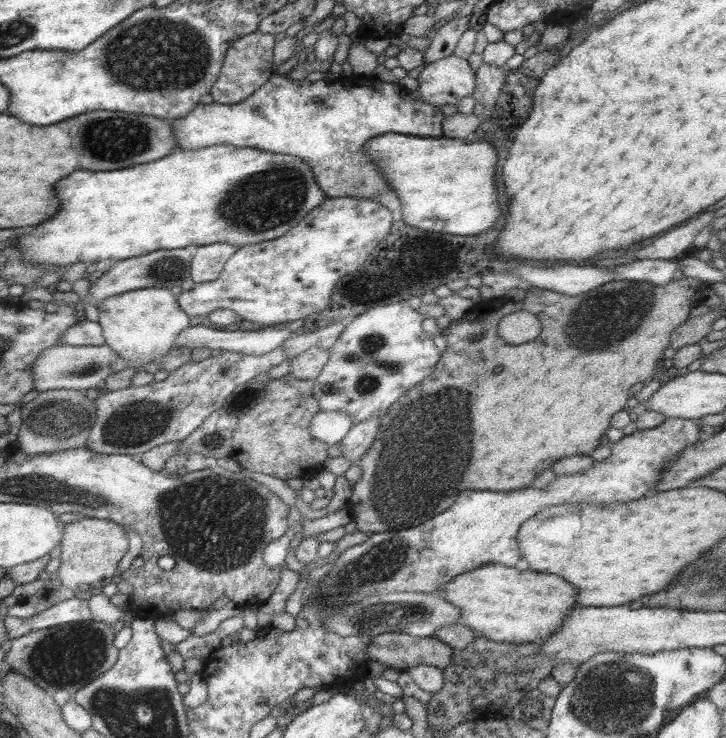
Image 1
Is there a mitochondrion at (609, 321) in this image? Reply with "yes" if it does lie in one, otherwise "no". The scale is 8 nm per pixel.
yes

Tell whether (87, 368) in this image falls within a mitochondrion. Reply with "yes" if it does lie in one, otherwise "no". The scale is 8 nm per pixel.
yes

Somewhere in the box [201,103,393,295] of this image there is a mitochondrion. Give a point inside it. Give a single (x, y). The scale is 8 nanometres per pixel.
(267, 201)

